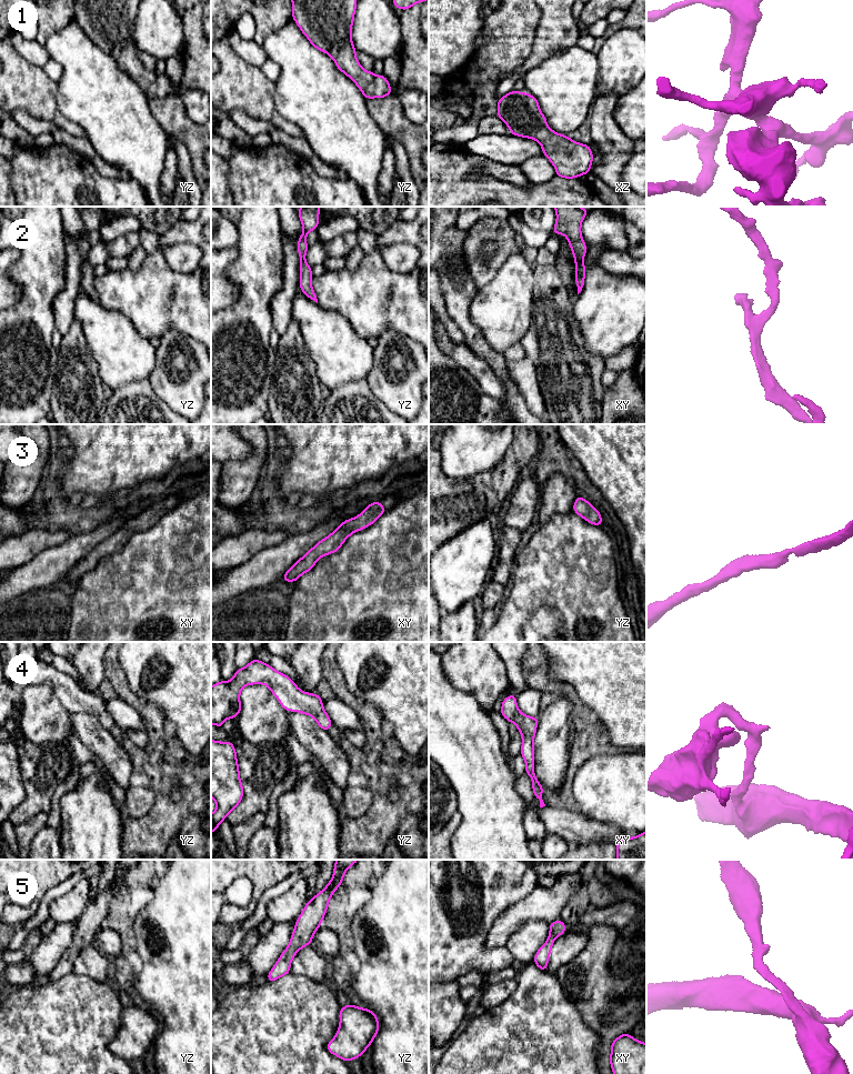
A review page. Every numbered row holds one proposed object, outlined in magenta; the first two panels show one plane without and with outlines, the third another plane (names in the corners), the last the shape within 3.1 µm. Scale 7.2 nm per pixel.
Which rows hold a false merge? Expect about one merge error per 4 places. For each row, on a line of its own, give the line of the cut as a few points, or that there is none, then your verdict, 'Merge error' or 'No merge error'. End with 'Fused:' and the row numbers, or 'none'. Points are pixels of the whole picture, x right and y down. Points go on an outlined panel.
1: No split. No merge error
2: No split. No merge error
3: No split. No merge error
4: No split. No merge error
5: No split. No merge error
Fused: none

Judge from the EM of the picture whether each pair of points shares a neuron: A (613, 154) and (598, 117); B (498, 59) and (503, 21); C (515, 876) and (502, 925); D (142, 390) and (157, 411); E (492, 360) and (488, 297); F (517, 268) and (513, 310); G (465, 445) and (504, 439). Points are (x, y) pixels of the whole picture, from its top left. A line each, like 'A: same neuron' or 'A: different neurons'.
A: same neuron
B: same neuron
C: different neurons
D: same neuron
E: different neurons
F: same neuron
G: same neuron

